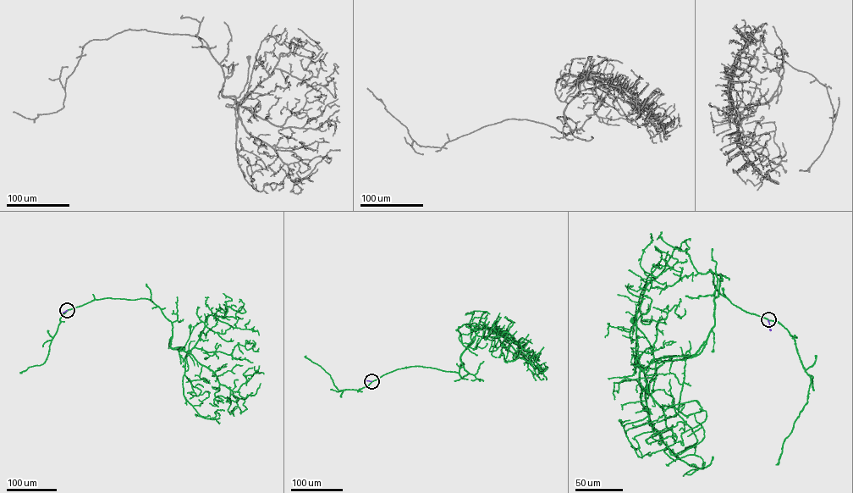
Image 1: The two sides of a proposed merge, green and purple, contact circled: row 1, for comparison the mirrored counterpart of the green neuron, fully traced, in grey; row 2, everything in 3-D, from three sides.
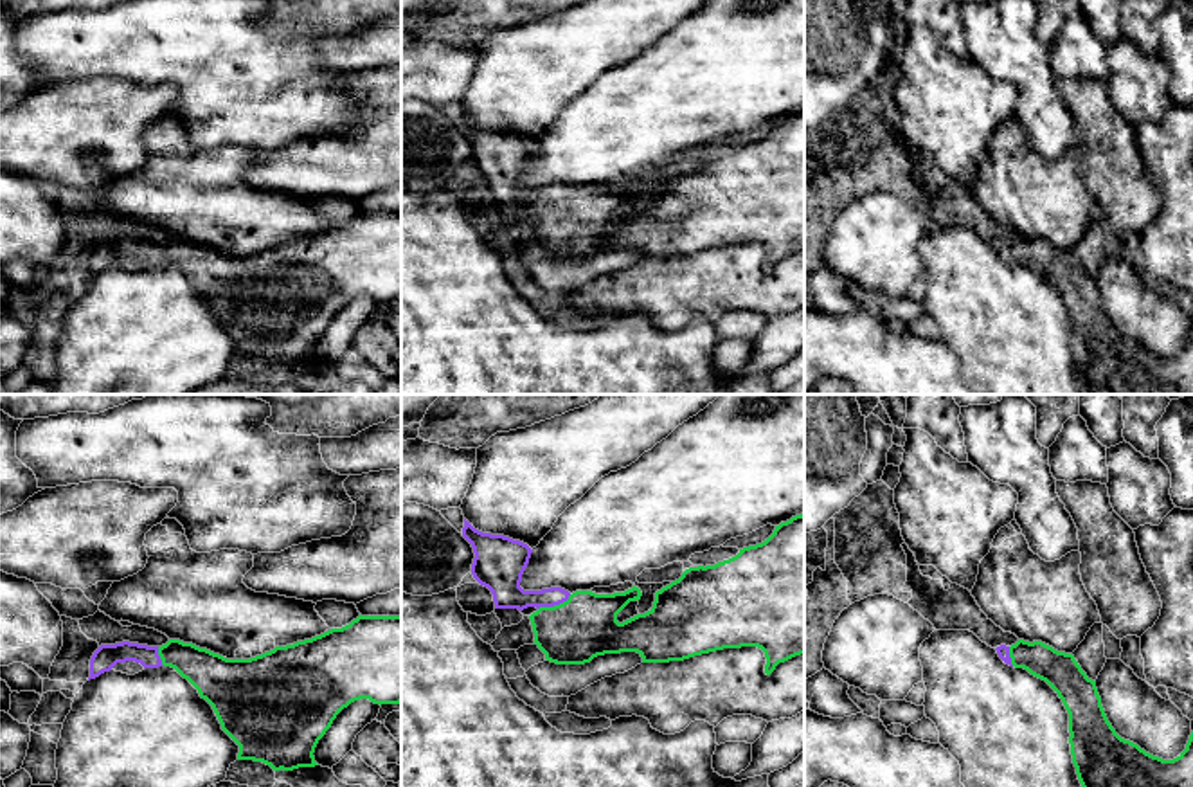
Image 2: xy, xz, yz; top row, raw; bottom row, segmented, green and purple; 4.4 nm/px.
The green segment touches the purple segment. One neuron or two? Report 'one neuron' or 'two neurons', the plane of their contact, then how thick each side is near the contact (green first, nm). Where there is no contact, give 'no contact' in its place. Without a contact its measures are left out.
one neuron | xz | 280/140 nm

